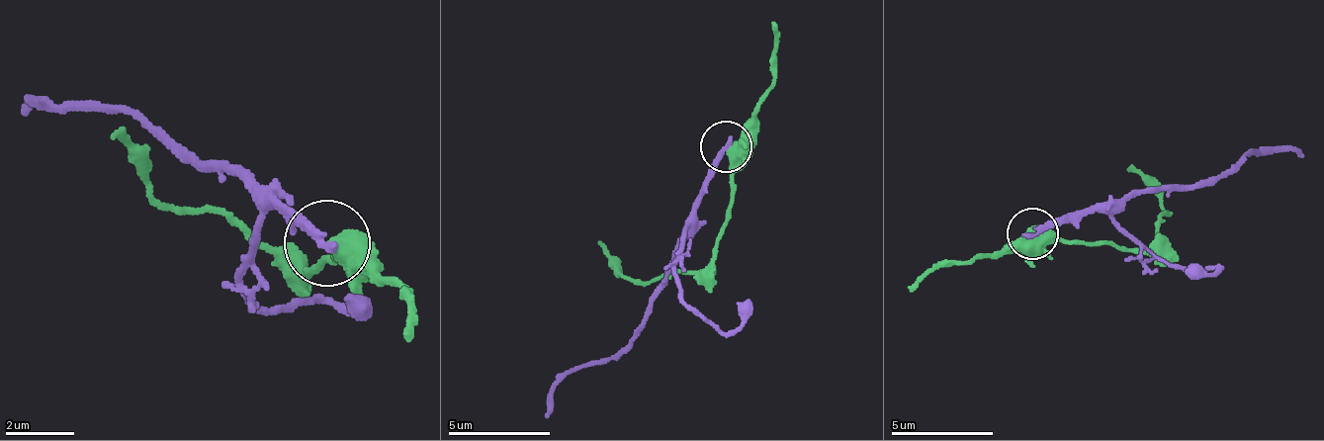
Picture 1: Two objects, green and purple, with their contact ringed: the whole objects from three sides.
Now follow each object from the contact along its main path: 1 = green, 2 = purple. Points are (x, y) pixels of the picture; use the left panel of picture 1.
1: (333, 245), (333, 262), (315, 271), (221, 211), (170, 211), (110, 133)
2: (324, 245), (247, 167), (204, 167), (127, 107), (75, 107), (24, 99)

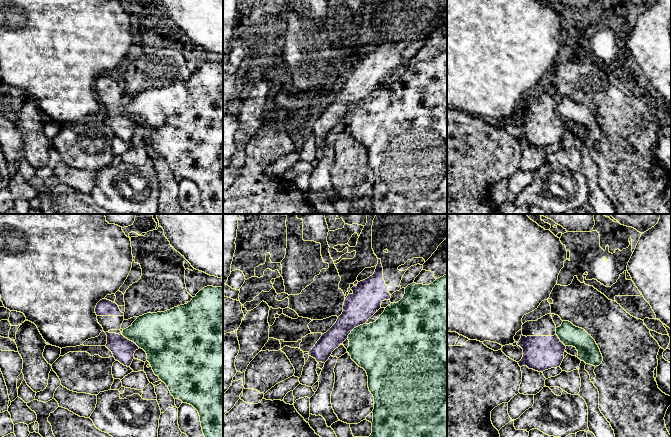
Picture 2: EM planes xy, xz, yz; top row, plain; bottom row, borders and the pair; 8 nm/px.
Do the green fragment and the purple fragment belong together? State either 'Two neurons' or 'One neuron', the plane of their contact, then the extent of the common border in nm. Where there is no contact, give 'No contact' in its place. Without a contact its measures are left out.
Two neurons. Touches green in xz. Shared border 180 nm

